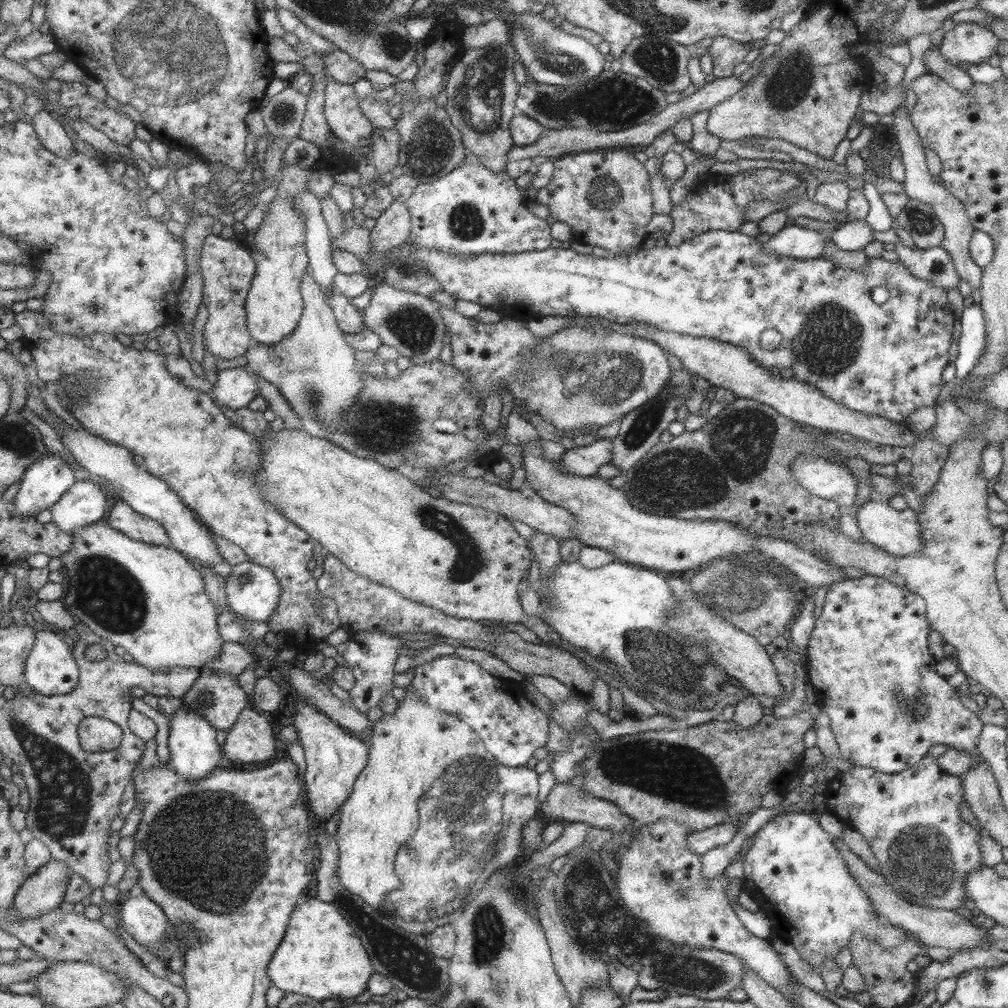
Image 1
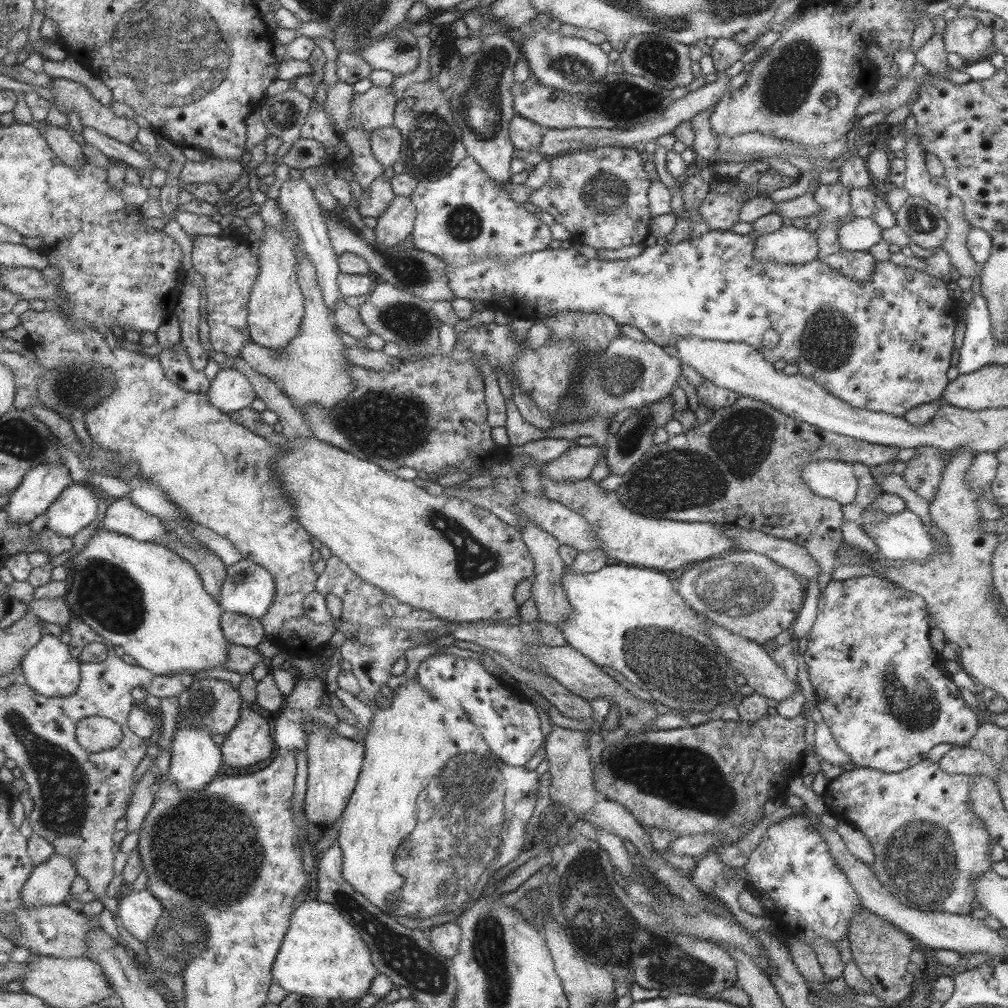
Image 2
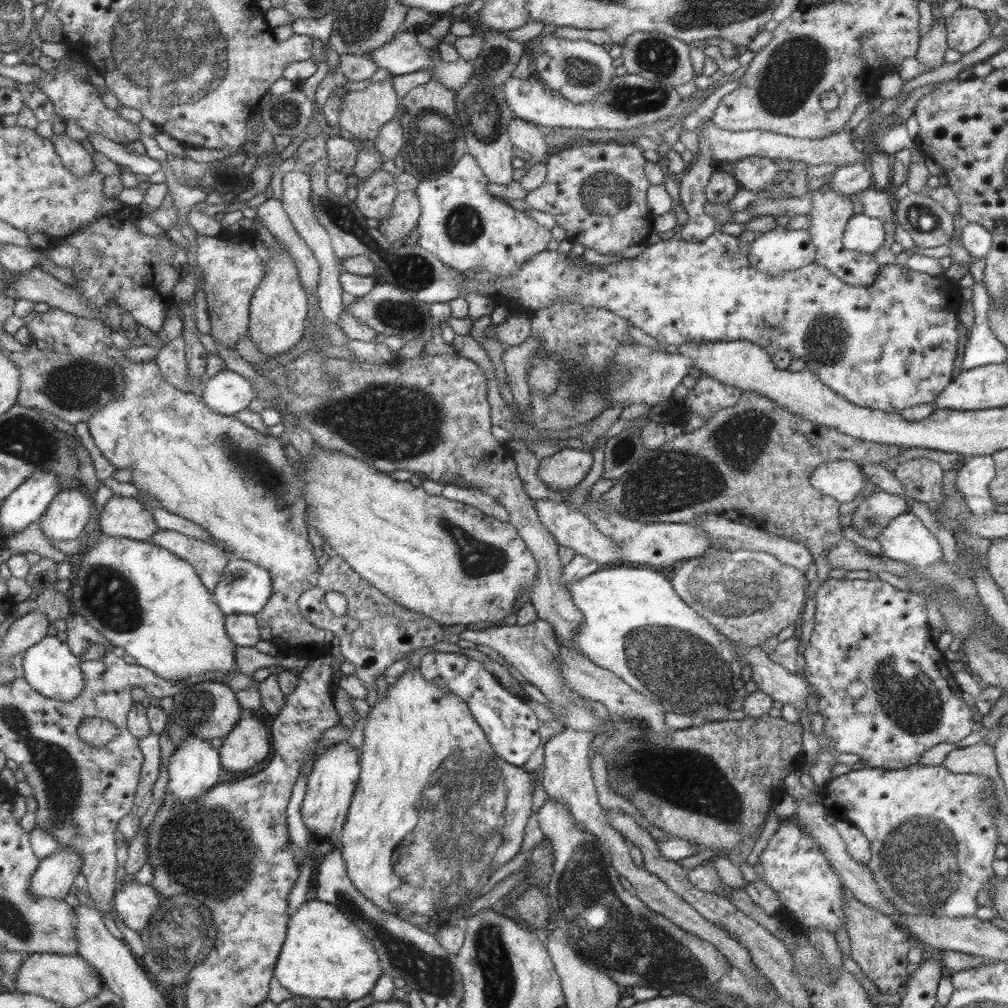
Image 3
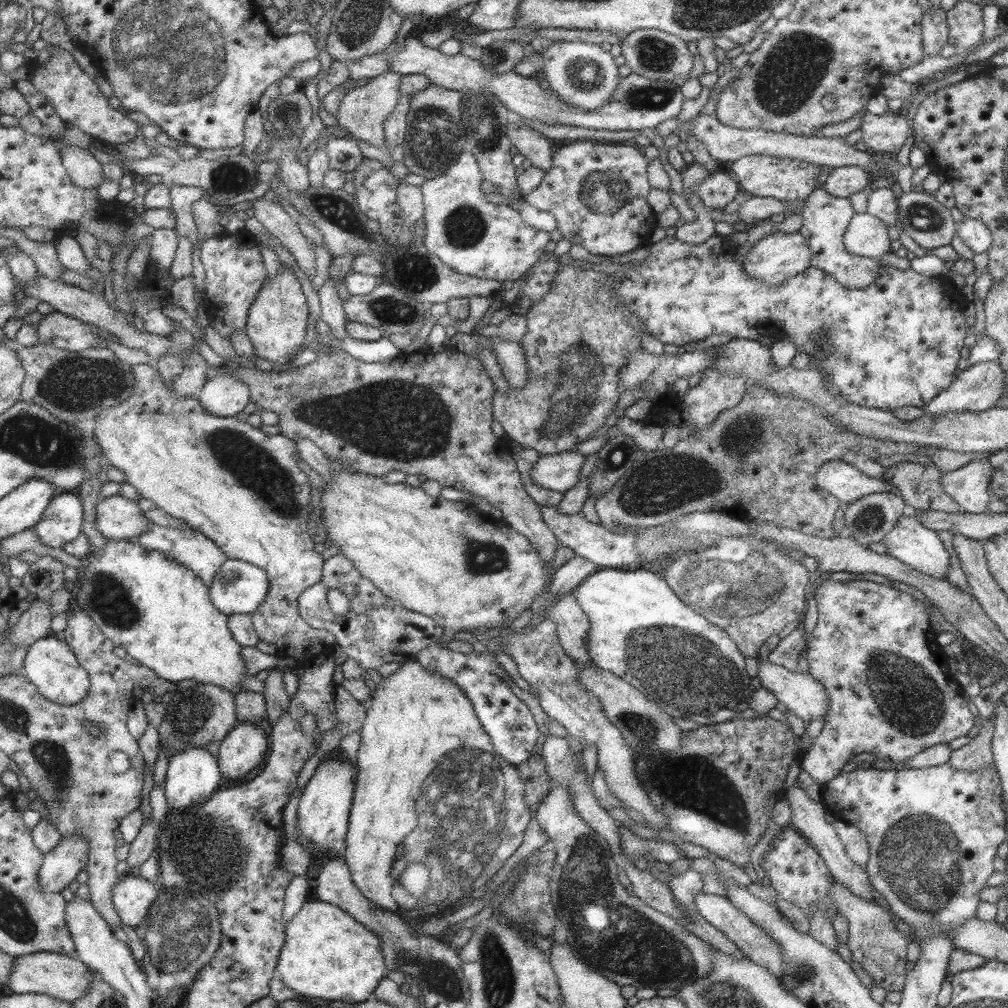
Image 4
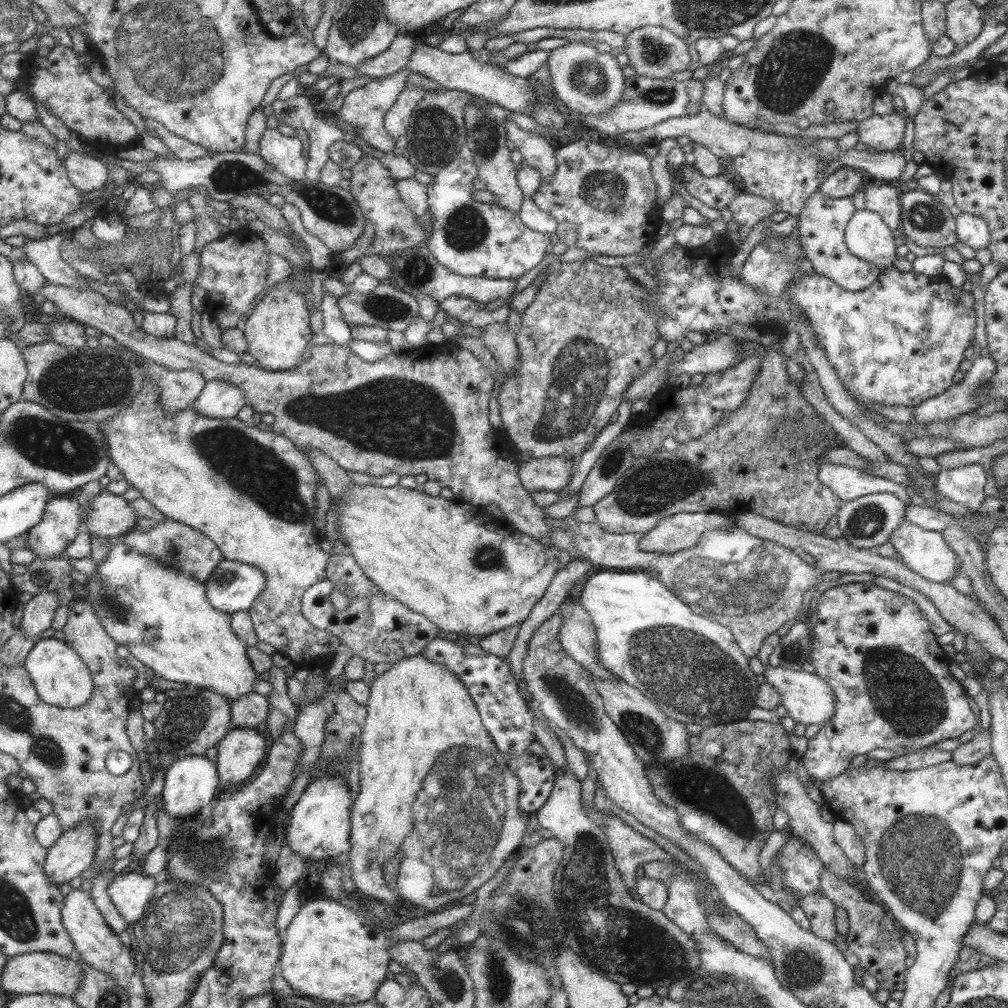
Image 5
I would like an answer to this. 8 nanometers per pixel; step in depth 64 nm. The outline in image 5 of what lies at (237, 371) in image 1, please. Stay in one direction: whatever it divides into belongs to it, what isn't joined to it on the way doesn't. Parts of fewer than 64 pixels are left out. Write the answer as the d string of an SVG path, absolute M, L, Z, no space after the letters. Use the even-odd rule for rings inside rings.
M224 380L204 383L199 397L191 404L203 418L235 418L241 407L246 405L243 391Z

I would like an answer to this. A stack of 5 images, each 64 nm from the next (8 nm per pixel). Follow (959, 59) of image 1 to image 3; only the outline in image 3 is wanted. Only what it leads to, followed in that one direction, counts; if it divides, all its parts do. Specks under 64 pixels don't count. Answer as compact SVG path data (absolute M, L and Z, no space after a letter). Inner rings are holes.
M959 6L949 17L944 17L947 48L960 55L971 52L990 37L991 26L987 24L978 6L971 9Z

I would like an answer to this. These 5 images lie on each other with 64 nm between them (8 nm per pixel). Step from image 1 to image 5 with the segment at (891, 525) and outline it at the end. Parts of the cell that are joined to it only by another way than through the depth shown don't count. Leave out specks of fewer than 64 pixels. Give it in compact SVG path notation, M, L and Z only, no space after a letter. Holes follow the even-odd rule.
M905 520L901 521L901 524L898 524L894 529L887 543L899 555L902 563L915 574L934 583L949 583L956 572L959 572L958 560L953 551L947 547L939 532L924 530Z

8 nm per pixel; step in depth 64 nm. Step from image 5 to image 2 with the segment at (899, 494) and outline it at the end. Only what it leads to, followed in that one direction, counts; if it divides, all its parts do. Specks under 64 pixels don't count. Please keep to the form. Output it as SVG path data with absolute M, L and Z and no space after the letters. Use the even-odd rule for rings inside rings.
M829 460L807 462L801 476L803 483L823 498L834 500L842 506L855 499L857 480L849 463Z

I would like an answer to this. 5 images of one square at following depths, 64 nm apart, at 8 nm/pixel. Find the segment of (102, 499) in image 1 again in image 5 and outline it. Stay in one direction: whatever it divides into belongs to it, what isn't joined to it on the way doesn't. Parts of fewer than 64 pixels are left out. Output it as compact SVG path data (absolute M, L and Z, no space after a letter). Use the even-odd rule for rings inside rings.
M57 497L46 508L43 520L30 531L27 549L32 550L39 559L59 557L66 554L67 548L80 536L83 530L81 504L75 497Z

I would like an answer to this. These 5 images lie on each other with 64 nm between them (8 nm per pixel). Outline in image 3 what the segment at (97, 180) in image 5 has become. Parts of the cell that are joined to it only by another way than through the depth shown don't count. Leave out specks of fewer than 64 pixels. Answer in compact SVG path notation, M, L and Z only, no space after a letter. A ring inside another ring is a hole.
M66 133L53 134L51 139L62 158L62 163L73 174L88 178L88 174L96 169L94 158L77 140L70 138Z

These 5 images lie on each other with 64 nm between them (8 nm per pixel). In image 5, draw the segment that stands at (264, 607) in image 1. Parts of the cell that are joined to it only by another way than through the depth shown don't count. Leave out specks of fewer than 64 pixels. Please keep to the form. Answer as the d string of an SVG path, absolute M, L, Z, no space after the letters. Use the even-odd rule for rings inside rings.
M225 557L219 562L217 568L211 573L209 580L204 582L206 597L215 610L223 611L226 615L248 611L254 601L263 594L266 586L266 577L258 569L247 563L228 561Z

